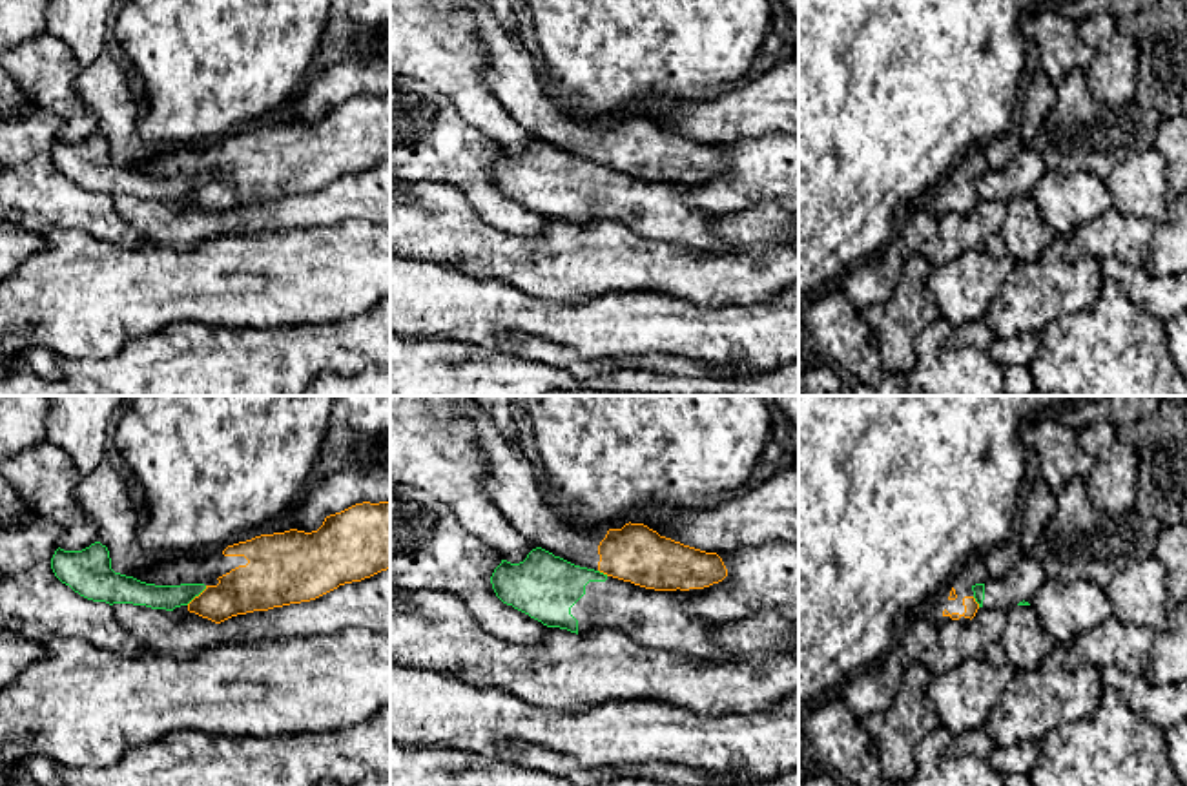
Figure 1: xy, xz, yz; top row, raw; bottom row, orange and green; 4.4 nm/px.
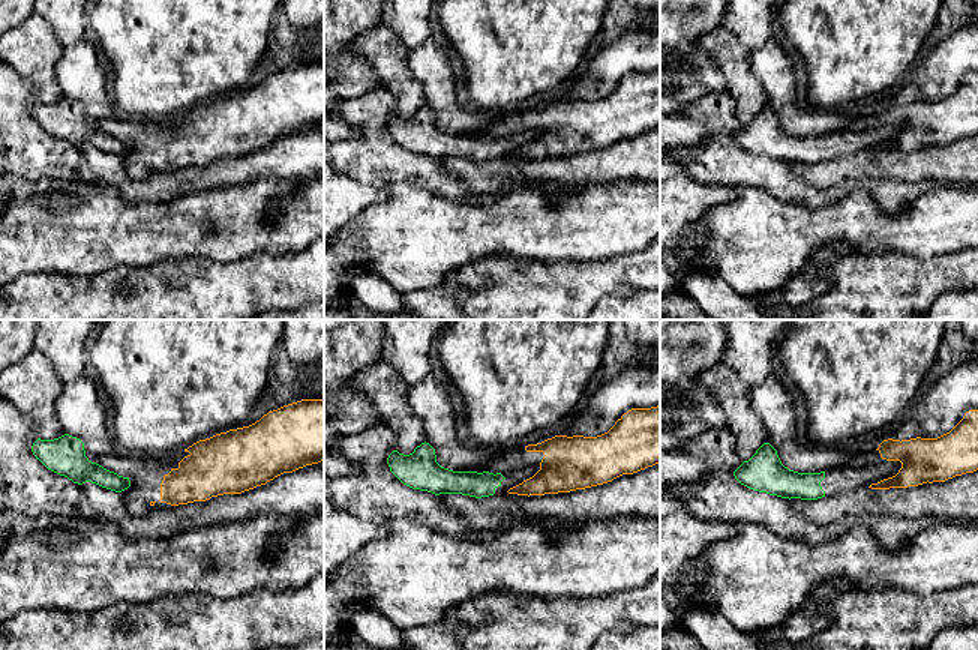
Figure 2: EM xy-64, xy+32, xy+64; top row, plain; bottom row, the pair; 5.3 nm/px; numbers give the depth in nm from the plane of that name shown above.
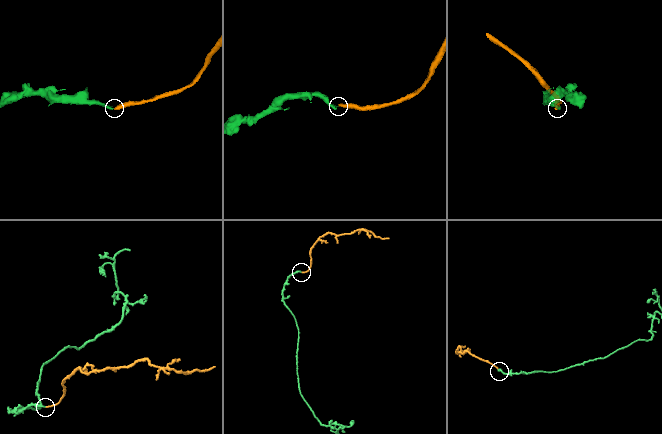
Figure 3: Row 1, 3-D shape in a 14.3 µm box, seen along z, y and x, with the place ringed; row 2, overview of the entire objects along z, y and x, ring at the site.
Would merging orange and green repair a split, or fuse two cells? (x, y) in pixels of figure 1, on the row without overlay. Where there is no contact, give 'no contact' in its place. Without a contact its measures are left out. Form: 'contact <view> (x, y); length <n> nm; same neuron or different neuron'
contact xy (196, 188); length 130 nm; different neuron

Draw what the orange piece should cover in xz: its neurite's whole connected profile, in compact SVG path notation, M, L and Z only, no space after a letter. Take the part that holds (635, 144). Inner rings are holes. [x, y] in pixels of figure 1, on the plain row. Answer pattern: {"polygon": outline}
{"polygon": "M463 0L487 47L485 82L509 115L538 139L574 157L655 182L704 181L722 173L728 160L706 144L660 128L644 115L589 120L554 102L531 57L485 0Z"}

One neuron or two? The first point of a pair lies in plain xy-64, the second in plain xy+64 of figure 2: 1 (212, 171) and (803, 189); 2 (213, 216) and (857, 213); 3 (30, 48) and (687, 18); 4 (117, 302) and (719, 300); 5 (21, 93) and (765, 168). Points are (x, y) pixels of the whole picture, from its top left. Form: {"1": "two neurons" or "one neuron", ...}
{"1": "two neurons", "2": "one neuron", "3": "two neurons", "4": "two neurons", "5": "one neuron"}

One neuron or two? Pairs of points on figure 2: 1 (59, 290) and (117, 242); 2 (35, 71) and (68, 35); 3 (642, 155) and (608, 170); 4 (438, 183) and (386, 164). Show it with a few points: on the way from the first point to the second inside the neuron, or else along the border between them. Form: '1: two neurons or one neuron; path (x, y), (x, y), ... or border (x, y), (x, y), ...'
1: two neurons; border (110, 269), (87, 276), (41, 273)
2: two neurons; border (41, 15), (53, 26), (63, 45)
3: one neuron; path (633, 159), (617, 162)
4: one neuron; path (425, 171), (399, 165)

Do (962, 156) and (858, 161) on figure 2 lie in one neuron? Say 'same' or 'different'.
same

